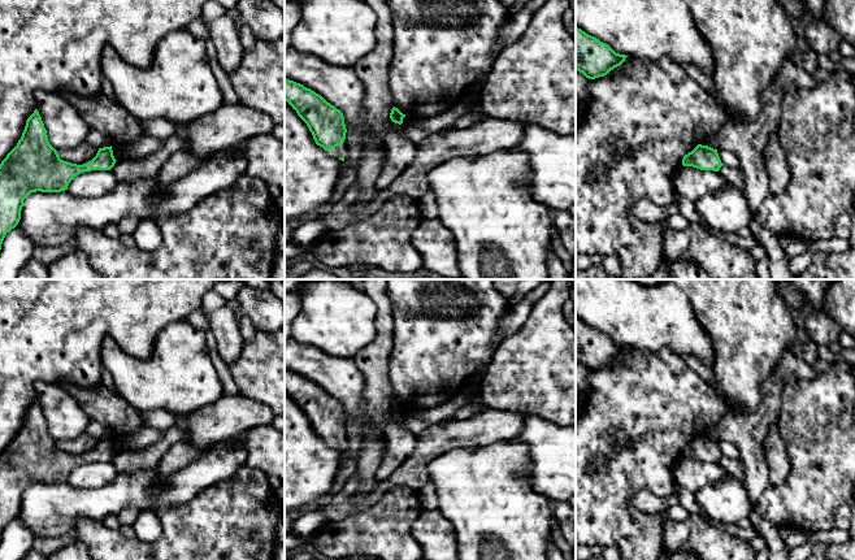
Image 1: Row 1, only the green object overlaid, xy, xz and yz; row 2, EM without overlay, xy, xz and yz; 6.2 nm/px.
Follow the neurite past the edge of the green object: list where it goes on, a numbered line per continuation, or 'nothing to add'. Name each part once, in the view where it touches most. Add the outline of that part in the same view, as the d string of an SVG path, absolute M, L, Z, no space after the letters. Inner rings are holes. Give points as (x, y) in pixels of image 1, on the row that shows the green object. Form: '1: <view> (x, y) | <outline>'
1: xz (341, 151) | M344 139L344 142L343 142L340 146L338 146L338 147L327 151L327 153L329 153L331 157L334 157L334 159L343 157L343 159L346 160L346 159L347 159L347 155L348 155L347 139Z

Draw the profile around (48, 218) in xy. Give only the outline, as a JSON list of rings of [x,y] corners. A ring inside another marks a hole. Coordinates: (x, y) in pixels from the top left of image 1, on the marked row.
[[[235,148],[208,159],[203,166],[188,175],[164,187],[155,178],[133,182],[118,182],[112,192],[99,197],[77,197],[68,190],[61,192],[31,192],[25,200],[17,227],[30,238],[35,246],[66,247],[79,227],[104,229],[109,223],[118,223],[123,217],[133,216],[139,221],[156,221],[161,210],[166,216],[187,213],[204,197],[229,188],[247,172],[246,153]]]

